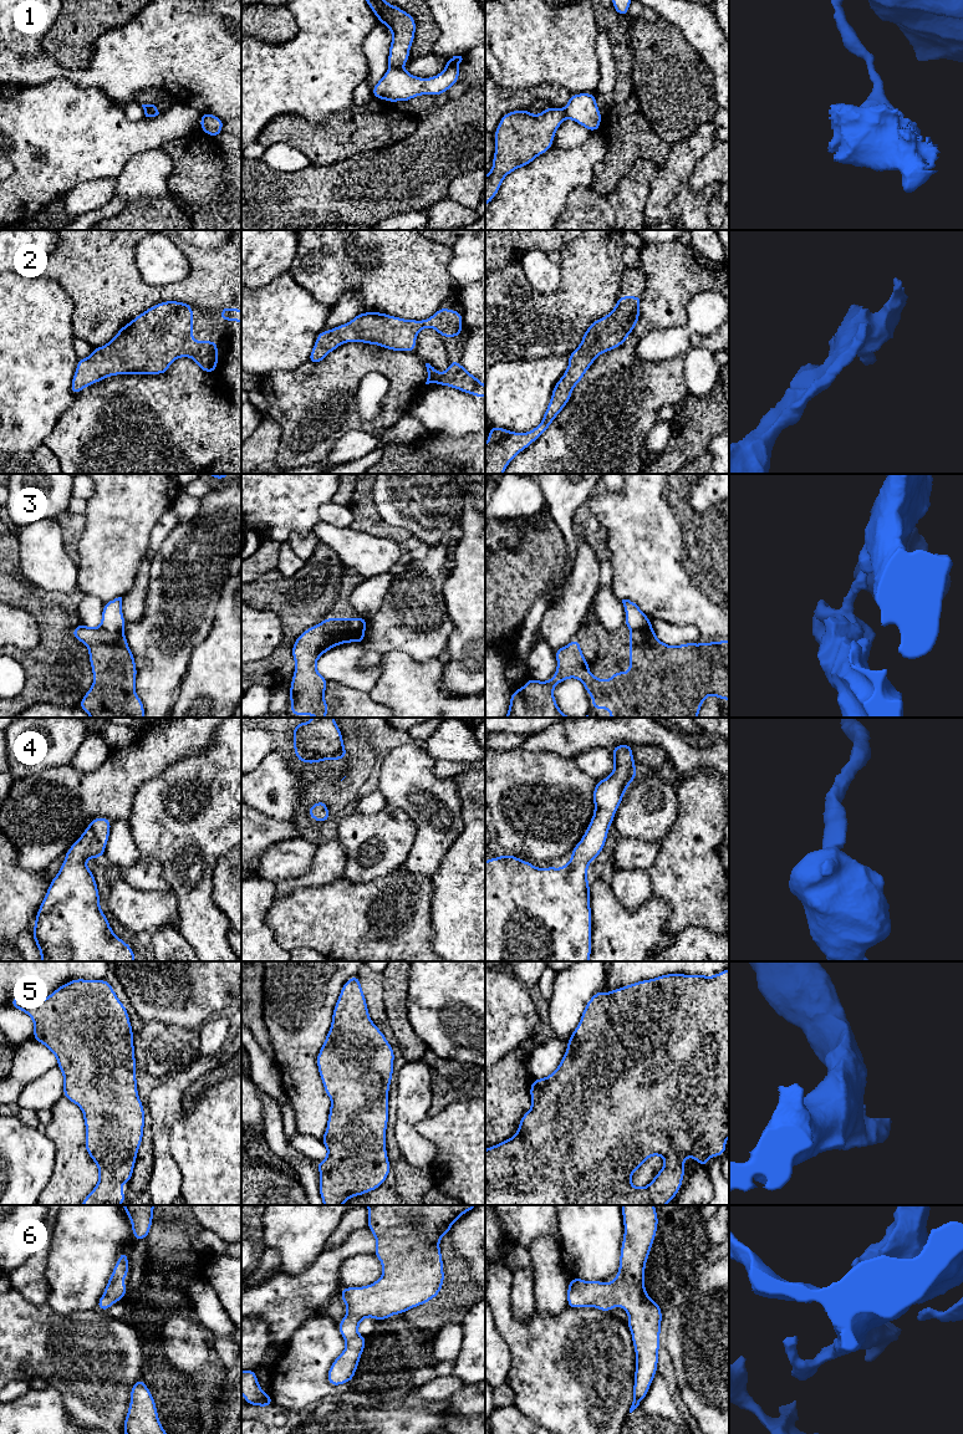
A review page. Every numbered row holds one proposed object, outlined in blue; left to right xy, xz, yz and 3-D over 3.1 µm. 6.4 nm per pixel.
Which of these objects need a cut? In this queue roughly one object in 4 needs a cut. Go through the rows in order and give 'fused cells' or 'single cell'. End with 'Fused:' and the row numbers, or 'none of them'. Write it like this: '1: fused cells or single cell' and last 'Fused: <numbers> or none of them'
1: fused cells
2: single cell
3: fused cells
4: single cell
5: single cell
6: single cell
Fused: 1, 3

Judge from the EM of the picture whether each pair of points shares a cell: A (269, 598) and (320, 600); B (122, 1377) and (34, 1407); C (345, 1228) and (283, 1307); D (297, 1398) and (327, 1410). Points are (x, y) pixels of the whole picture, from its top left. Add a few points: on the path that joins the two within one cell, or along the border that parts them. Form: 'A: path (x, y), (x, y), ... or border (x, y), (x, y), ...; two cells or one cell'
A: path (281, 598), (307, 598); one cell
B: border (49, 1384), (60, 1394), (65, 1412), (74, 1420); two cells
C: border (353, 1230), (341, 1244), (325, 1250); two cells
D: border (334, 1398), (317, 1406); two cells

